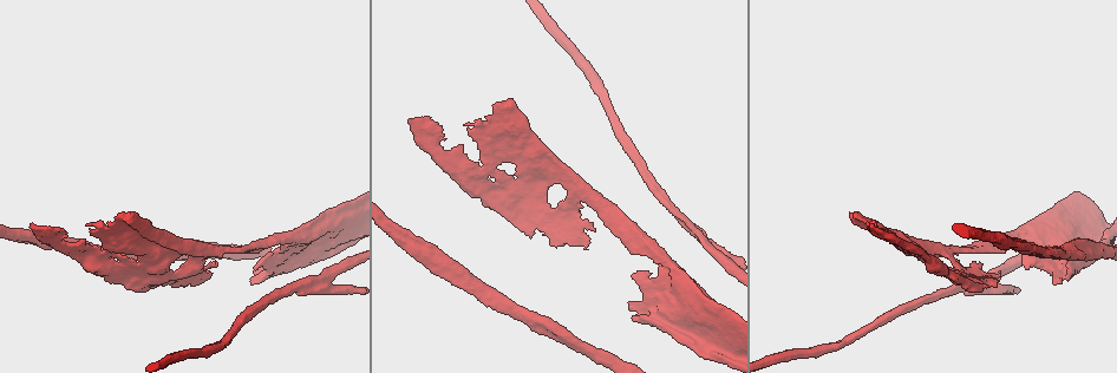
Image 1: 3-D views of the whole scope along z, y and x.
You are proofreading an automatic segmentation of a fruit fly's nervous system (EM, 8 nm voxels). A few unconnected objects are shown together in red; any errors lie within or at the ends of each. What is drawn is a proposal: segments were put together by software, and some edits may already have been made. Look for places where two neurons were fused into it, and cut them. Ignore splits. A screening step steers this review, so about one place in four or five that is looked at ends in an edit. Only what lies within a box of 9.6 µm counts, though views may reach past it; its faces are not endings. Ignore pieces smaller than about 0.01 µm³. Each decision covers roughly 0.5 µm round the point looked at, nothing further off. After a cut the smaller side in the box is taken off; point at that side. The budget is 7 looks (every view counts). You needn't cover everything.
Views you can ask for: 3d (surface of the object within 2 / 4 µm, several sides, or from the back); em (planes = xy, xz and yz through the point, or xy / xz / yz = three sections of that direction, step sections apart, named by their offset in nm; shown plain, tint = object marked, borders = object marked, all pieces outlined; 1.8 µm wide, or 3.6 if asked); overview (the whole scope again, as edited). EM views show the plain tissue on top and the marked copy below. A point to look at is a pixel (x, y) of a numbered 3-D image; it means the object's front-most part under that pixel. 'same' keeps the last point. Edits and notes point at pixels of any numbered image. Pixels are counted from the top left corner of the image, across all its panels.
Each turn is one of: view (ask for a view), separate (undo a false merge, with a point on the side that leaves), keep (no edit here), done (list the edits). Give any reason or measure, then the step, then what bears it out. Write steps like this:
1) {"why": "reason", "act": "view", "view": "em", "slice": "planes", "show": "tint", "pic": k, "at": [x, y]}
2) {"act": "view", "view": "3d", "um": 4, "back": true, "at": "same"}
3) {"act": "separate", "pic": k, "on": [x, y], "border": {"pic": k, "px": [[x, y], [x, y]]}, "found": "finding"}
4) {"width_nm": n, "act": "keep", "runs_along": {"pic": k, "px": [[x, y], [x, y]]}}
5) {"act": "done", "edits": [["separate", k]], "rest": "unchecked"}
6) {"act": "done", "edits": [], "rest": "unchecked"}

{"act": "view", "view": "3d", "um": 4, "back": true, "pic": 1, "at": [104, 229]}

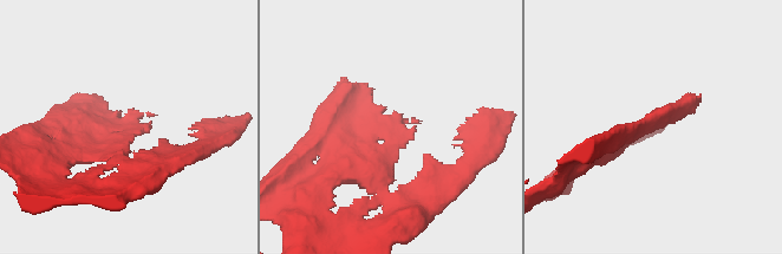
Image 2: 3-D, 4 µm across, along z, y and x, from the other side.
{"why": "need the tissue", "act": "view", "view": "em", "slice": "xz", "step": 8, "show": "tint", "pic": 2, "at": [387, 121]}

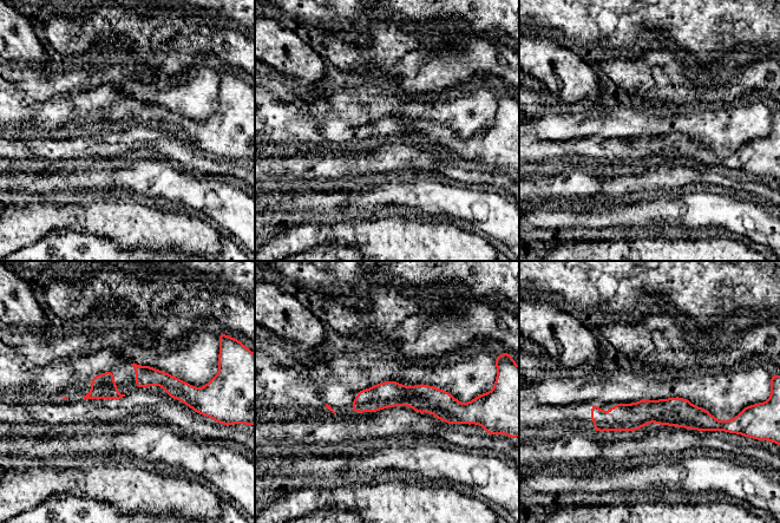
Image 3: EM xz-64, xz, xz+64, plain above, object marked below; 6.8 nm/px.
{"act": "view", "view": "em", "slice": "planes", "show": "borders", "at": "same"}

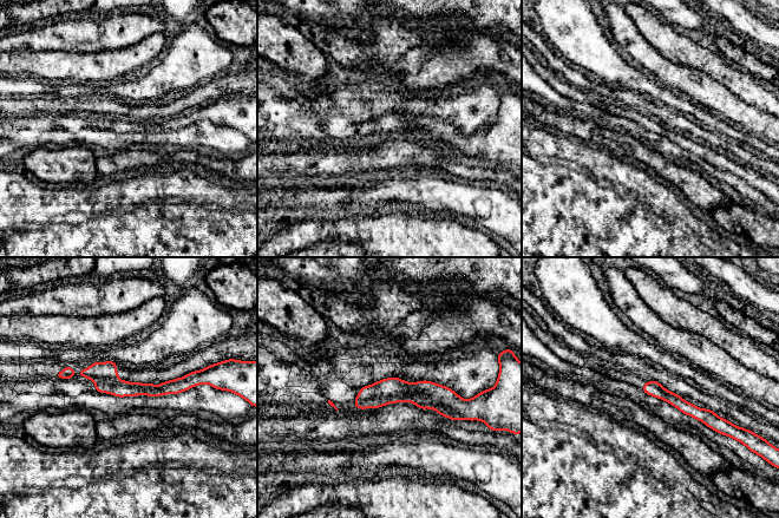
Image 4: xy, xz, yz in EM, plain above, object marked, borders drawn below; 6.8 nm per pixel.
{"width_nm": 110, "act": "keep", "runs_along": {"pic": 4, "px": [[60, 374], [100, 373], [129, 389], [195, 376]]}, "found": "one neuron here"}

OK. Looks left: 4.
{"why": "touches itself", "act": "view", "view": "3d", "um": 4, "back": true, "pic": 1, "at": [965, 273]}

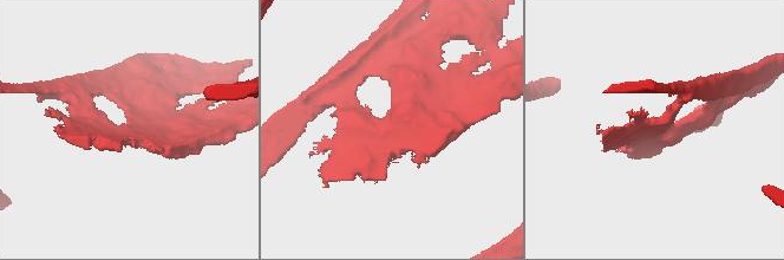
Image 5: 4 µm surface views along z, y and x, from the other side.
{"why": "shape alone is not enough", "act": "view", "view": "em", "slice": "planes", "show": "tint", "pic": 5, "at": [109, 134]}

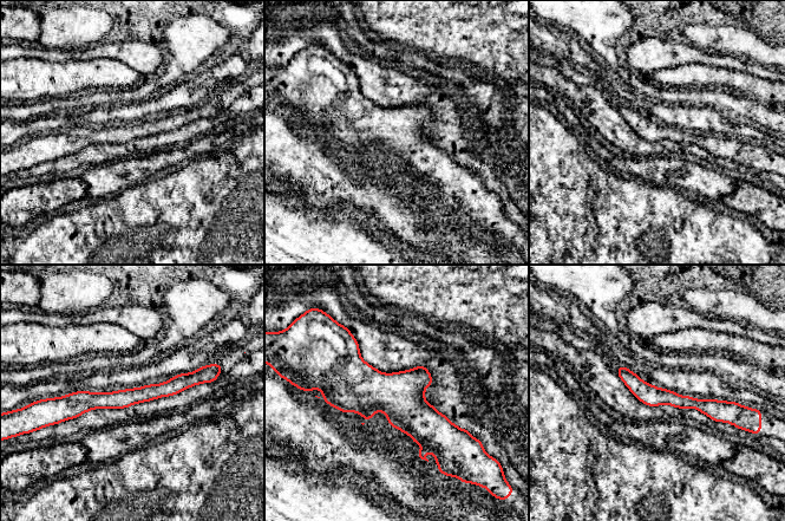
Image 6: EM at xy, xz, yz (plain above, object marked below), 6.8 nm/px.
{"act": "keep", "runs_along": {"pic": 6, "px": [[201, 379], [120, 399], [61, 403]]}, "found": "continuous, no second neuron"}

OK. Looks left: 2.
{"why": "two arms in line, one across", "act": "view", "view": "3d", "um": 4, "pic": 1, "at": [701, 234]}

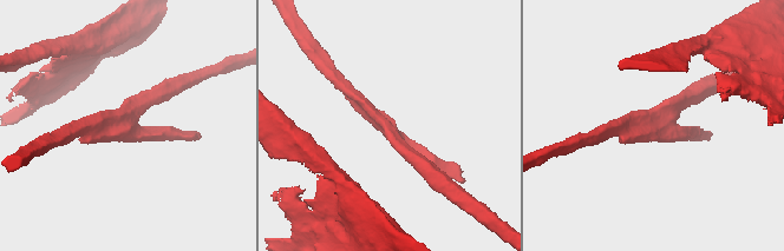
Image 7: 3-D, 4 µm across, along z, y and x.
{"arms": 3, "arm_widths_nm": [200, 220, 220], "act": "view", "view": "em", "um": 3.6, "slice": "xz", "step": 4, "show": "tint", "pic": 7, "at": [122, 128]}

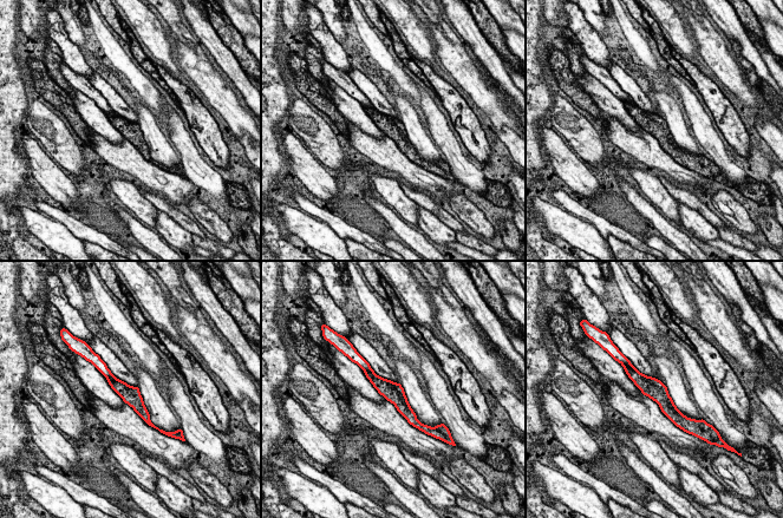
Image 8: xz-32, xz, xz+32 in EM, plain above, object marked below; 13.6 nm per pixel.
{"width_nm": 260, "act": "separate", "pic": 8, "on": [123, 389], "border": {"pic": 8, "px": [[106, 378], [117, 379]]}, "found": "a second neuron is stuck on"}

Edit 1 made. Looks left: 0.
{"act": "done", "edits": [["separate", 8]], "rest": "unchecked"}

